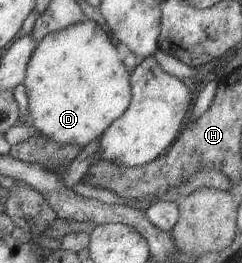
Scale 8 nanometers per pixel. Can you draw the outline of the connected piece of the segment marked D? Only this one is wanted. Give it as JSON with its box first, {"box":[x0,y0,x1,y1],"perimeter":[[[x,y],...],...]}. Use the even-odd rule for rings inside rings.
{"box":[22,19,130,146],"perimeter":[[[91,19],[75,22],[57,32],[49,32],[35,42],[22,84],[28,98],[28,119],[37,133],[59,144],[85,146],[127,110],[130,101],[130,72],[122,60],[122,50],[113,45],[100,25]]]}

